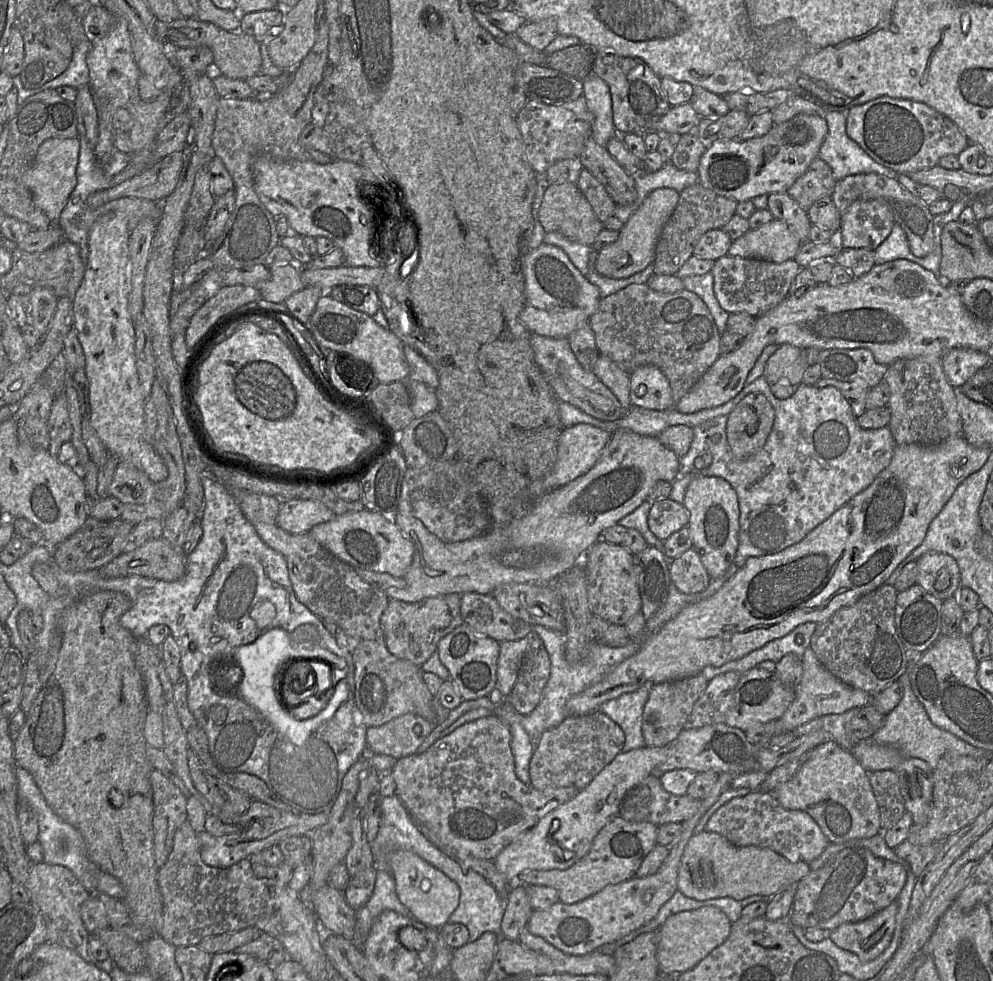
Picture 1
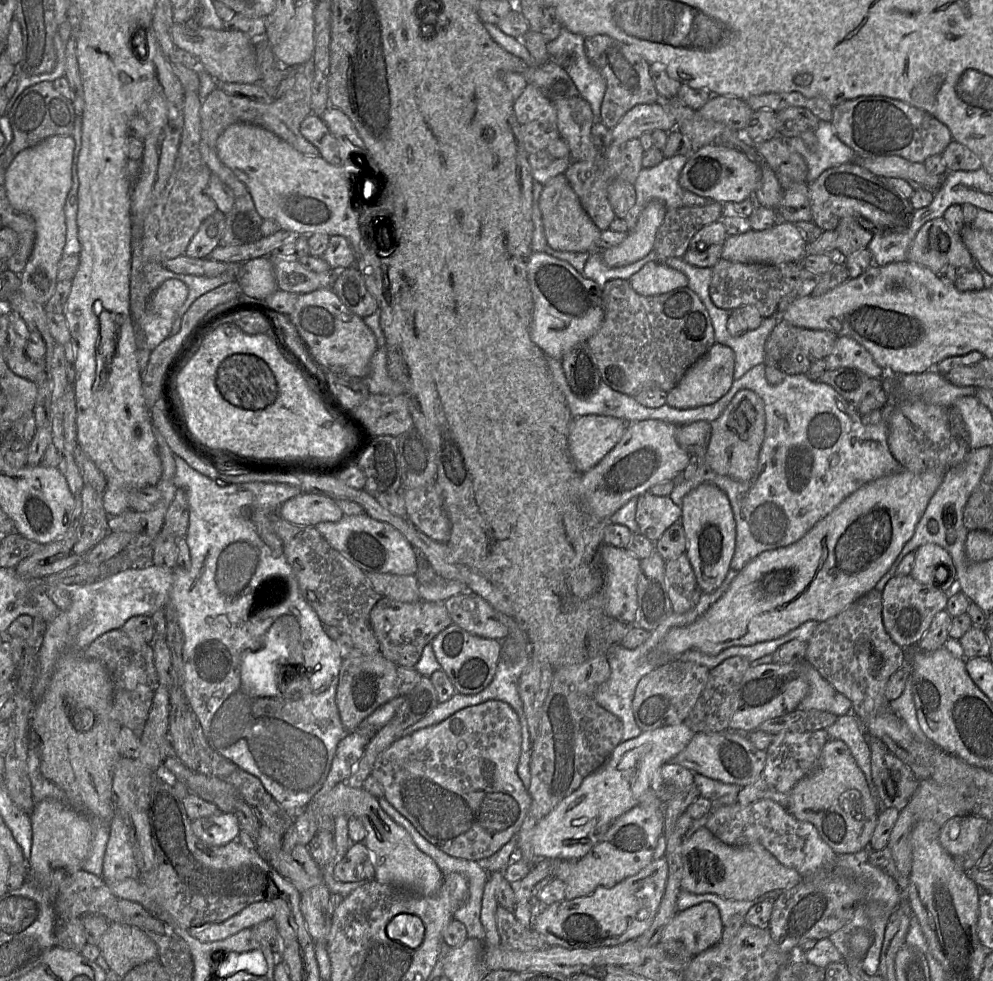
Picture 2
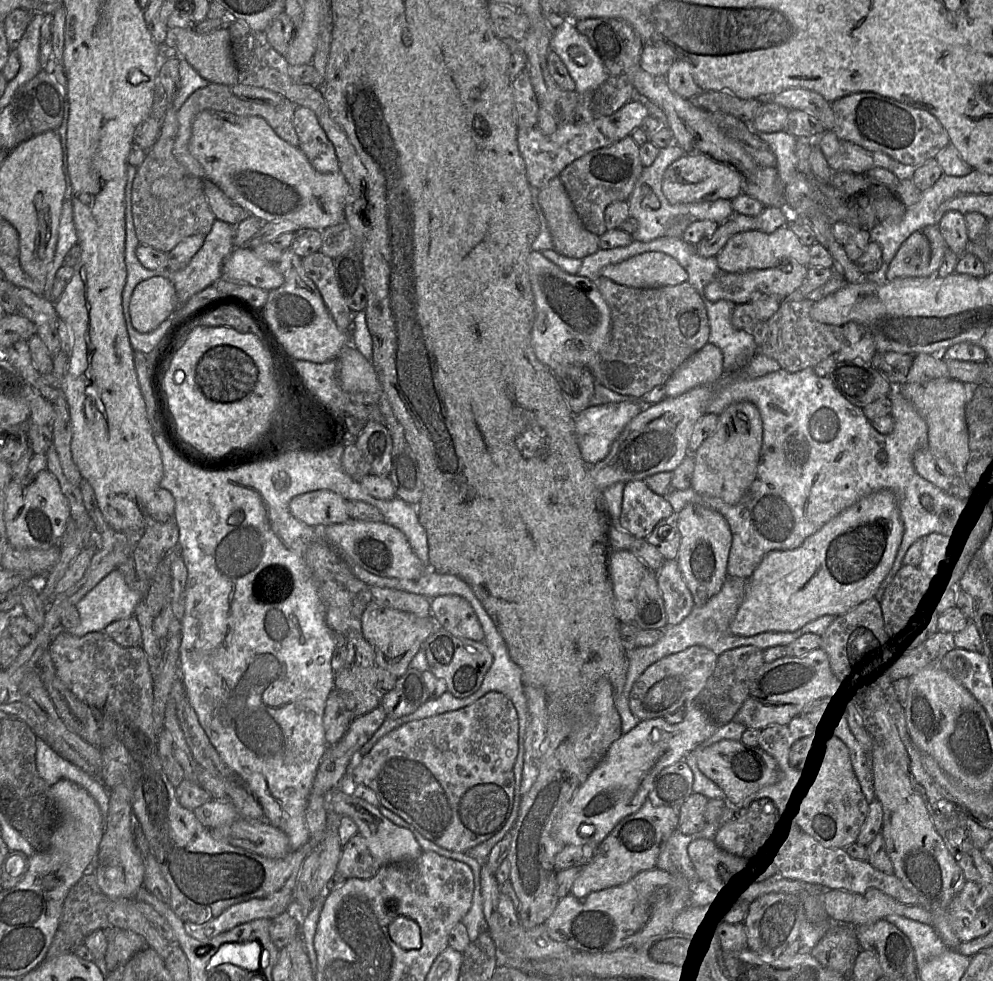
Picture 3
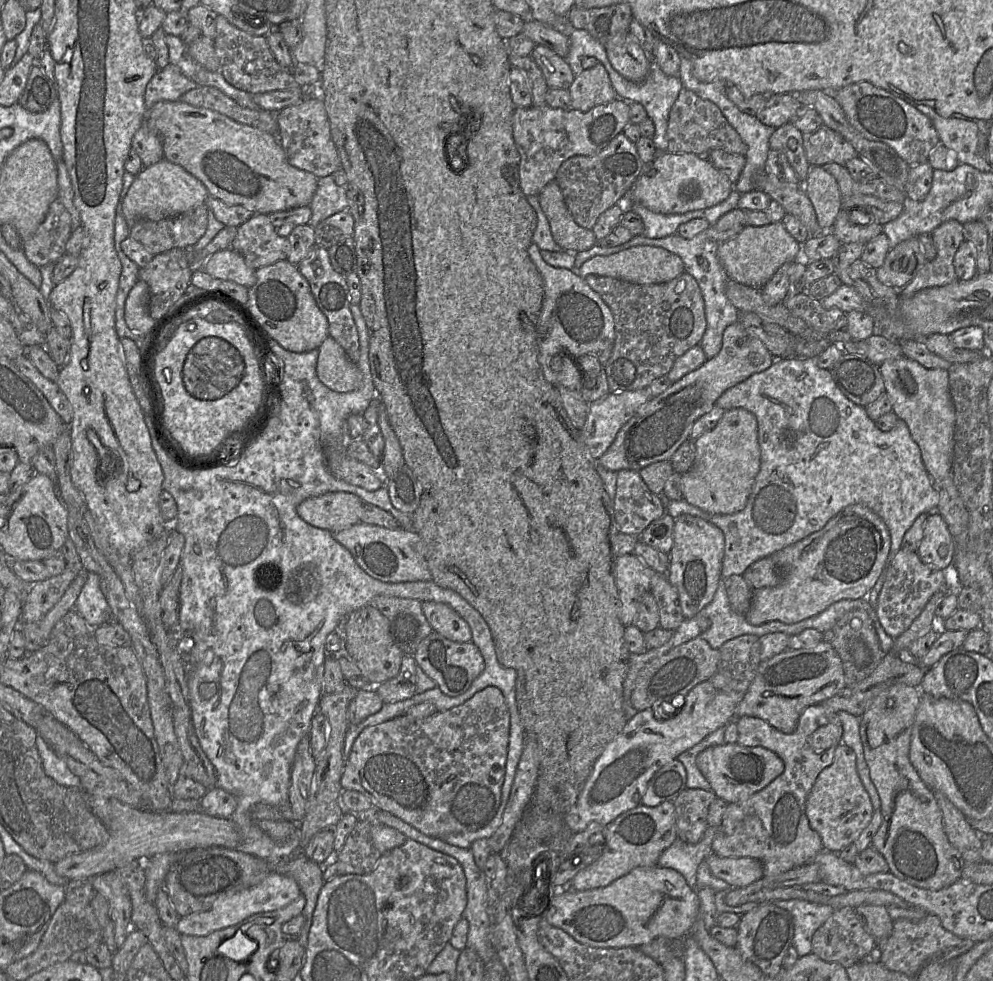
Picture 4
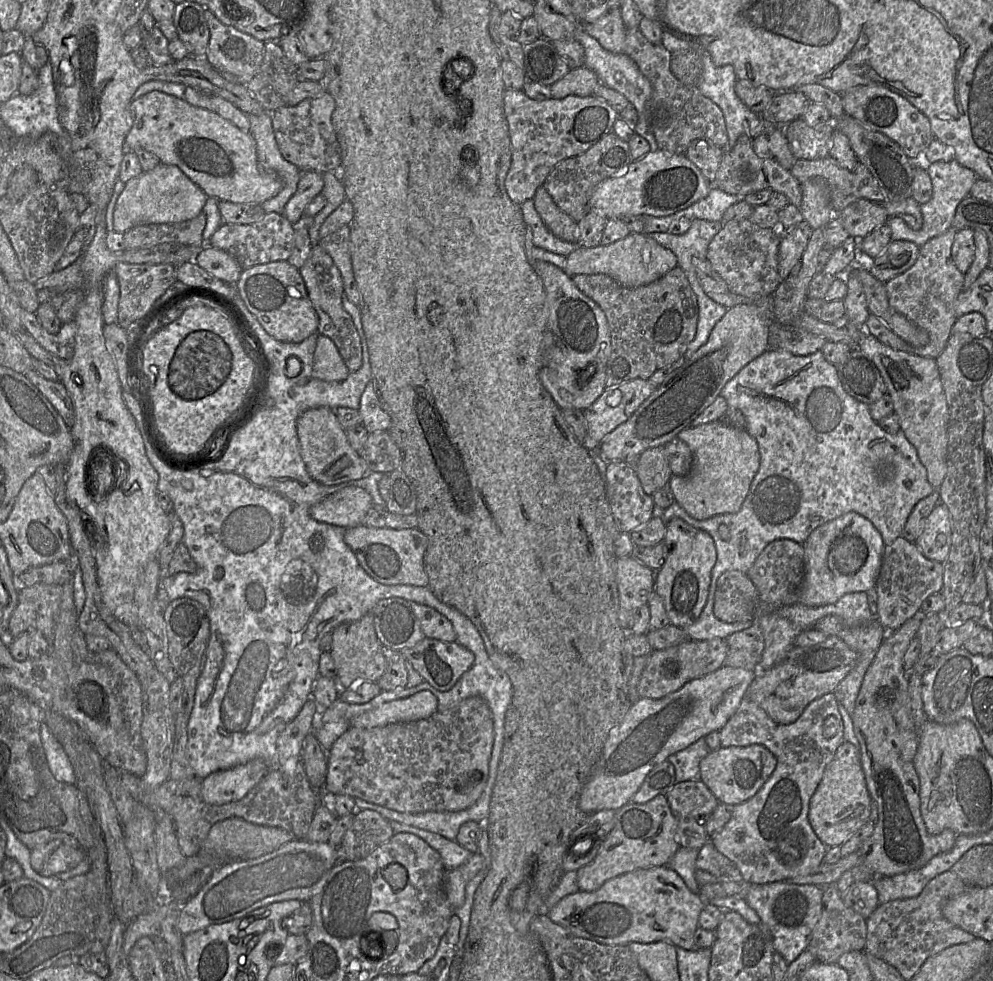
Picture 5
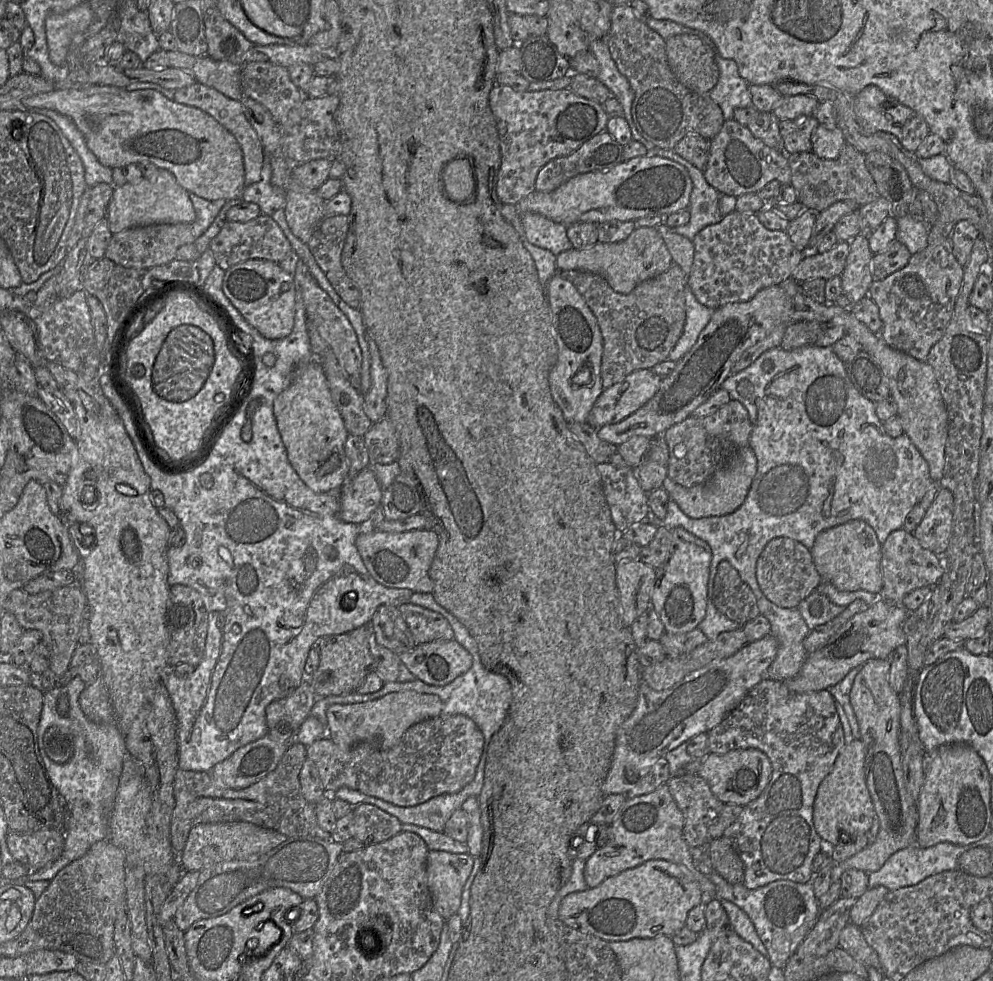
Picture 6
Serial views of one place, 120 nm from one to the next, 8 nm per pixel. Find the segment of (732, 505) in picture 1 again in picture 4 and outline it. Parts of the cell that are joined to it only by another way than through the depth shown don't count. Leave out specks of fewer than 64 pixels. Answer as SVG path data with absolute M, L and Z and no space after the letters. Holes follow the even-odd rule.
M681 514L674 518L673 546L669 552L666 575L678 592L685 619L695 617L711 602L721 575L724 546L724 534L717 526L690 514Z

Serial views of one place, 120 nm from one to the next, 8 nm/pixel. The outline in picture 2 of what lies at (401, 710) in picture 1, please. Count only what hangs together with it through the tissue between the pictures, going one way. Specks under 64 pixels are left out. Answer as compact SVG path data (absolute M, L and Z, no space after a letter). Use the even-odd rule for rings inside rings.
M354 649L343 659L336 690L336 704L344 728L353 731L376 709L399 696L398 666L381 652L367 655Z

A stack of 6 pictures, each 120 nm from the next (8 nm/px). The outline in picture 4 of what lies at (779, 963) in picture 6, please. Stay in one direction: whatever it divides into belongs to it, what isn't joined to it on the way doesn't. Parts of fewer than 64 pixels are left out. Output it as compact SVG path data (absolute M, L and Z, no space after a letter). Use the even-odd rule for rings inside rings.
M800 899L775 900L771 903L786 910L792 916L795 926L792 947L797 950L799 957L812 954L813 935L831 916L834 909L829 905Z

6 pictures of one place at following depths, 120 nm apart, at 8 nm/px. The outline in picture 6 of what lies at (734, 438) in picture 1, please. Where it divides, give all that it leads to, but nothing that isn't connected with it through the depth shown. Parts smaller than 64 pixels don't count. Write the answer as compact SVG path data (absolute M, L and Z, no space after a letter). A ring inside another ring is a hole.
M746 446L737 452L728 465L716 471L705 483L692 487L684 487L666 477L662 488L690 518L723 516L731 514L742 505L756 474L756 470L756 456L750 446Z

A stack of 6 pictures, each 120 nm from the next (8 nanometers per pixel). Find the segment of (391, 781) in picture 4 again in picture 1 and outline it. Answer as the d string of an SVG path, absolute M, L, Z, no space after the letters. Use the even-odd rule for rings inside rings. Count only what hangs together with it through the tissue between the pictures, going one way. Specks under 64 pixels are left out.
M495 714L478 718L472 722L465 723L457 727L450 734L441 737L433 743L426 751L397 759L392 771L396 790L395 794L400 798L408 813L413 819L413 823L419 822L431 830L441 844L450 847L458 852L459 855L468 855L475 858L494 860L496 856L513 840L535 826L549 812L573 799L580 789L576 786L566 786L558 788L546 788L538 790L531 785L523 783L516 774L514 755L511 748L511 732L508 726Z

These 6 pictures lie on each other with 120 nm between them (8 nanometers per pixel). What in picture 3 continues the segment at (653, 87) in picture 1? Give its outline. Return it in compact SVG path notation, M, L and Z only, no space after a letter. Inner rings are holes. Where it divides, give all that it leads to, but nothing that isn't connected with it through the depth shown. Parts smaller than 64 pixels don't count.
M587 18L574 21L576 29L586 36L590 45L603 61L608 79L594 92L592 110L594 116L609 116L626 103L637 100L631 80L640 67L643 41L627 22L617 18Z

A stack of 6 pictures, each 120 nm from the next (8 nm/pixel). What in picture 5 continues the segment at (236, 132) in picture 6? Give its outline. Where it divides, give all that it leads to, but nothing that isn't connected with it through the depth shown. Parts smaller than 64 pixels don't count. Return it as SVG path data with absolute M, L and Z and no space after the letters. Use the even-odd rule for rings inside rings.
M186 86L183 99L191 105L210 110L220 115L244 132L250 132L250 122L247 114L220 96Z

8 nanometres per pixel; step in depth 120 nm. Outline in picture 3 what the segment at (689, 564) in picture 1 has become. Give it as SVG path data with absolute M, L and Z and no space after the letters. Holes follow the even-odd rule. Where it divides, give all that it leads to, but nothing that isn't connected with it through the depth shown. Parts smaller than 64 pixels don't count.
M676 559L664 560L655 573L664 601L667 625L676 625L693 609L692 594L682 577Z

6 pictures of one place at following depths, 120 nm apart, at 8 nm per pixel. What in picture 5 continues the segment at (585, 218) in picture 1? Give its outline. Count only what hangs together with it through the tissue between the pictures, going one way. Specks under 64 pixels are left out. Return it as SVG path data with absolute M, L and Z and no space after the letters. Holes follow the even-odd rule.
M545 187L537 189L533 200L536 211L555 236L567 242L578 242L577 222L556 205Z

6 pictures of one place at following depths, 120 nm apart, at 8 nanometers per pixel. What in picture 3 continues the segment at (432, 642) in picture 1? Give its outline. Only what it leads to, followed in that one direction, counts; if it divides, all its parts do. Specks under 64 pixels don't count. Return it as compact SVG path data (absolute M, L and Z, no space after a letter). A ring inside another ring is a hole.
M373 599L362 614L361 625L363 636L374 649L376 666L398 678L407 671L411 660L425 640L438 629L438 624L432 615L425 618L418 617L387 607Z

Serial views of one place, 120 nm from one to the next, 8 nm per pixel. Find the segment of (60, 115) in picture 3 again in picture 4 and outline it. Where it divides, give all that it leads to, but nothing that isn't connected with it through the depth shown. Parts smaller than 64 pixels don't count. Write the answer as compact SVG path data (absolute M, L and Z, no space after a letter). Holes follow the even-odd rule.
M39 63L33 64L18 103L30 112L41 113L57 98L56 82L45 74Z

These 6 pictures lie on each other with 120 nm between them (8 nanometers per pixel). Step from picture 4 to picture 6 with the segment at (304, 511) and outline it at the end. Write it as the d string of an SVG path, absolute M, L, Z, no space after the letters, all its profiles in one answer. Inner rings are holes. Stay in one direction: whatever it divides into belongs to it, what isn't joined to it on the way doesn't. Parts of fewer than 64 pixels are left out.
M369 468L362 470L338 491L339 519L364 527L380 505L381 496L382 489L373 472Z

